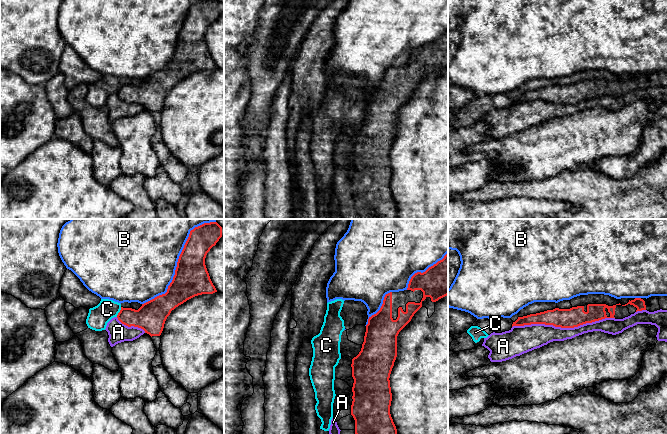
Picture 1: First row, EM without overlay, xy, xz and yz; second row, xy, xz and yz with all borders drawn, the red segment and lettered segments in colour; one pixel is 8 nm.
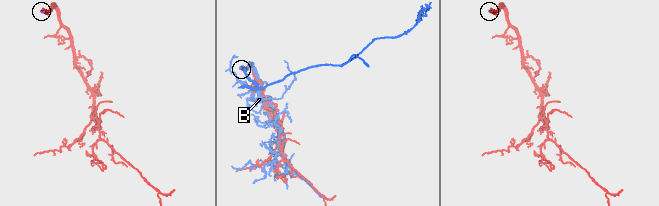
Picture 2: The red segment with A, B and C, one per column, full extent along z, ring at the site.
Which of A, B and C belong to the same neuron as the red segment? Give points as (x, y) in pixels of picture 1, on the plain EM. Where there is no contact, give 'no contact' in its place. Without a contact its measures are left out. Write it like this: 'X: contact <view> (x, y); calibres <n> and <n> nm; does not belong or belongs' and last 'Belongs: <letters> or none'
A: contact yz (563, 103); calibres 160 and 200 nm; does not belong
B: contact xy (176, 43); calibres 280 and 500 nm; does not belong
C: contact xy (119, 88); calibres 220 and 170 nm; does not belong
Belongs: none

